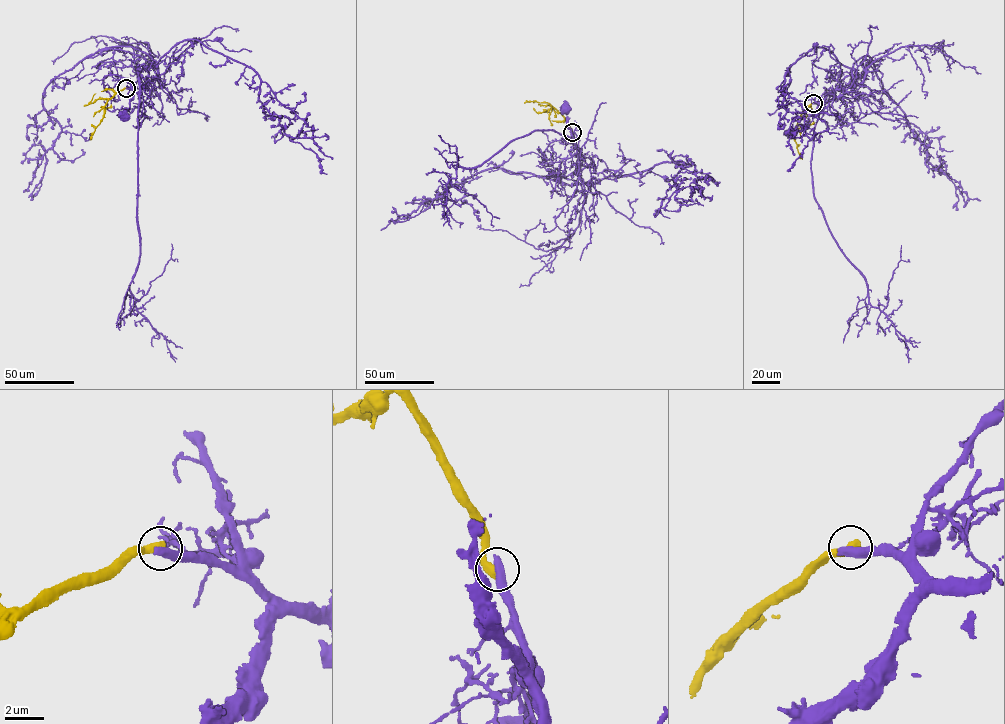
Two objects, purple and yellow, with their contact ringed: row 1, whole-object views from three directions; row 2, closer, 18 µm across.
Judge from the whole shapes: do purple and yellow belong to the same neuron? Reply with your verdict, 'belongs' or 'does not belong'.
does not belong

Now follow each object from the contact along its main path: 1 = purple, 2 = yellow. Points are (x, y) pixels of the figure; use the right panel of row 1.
1: (813, 103), (818, 107), (809, 120), (797, 125), (790, 133)
2: (813, 103), (801, 114), (794, 138), (802, 159)

